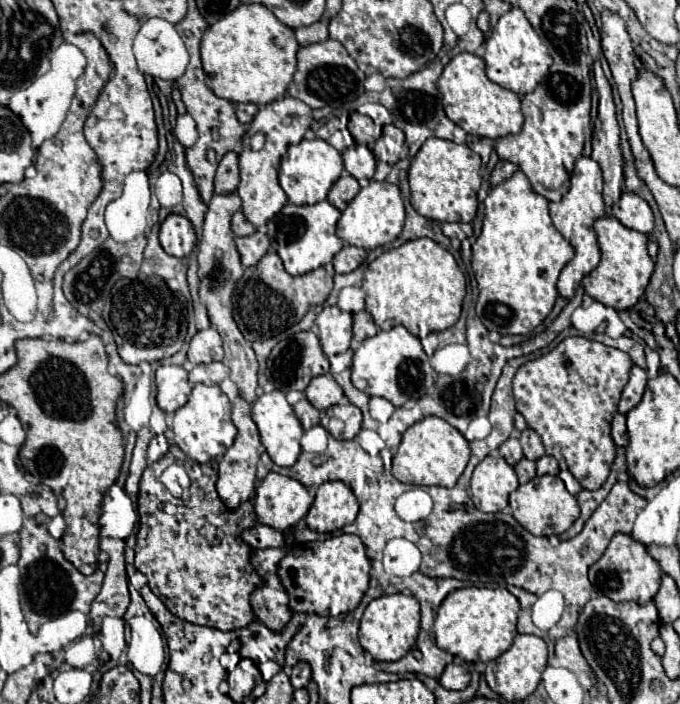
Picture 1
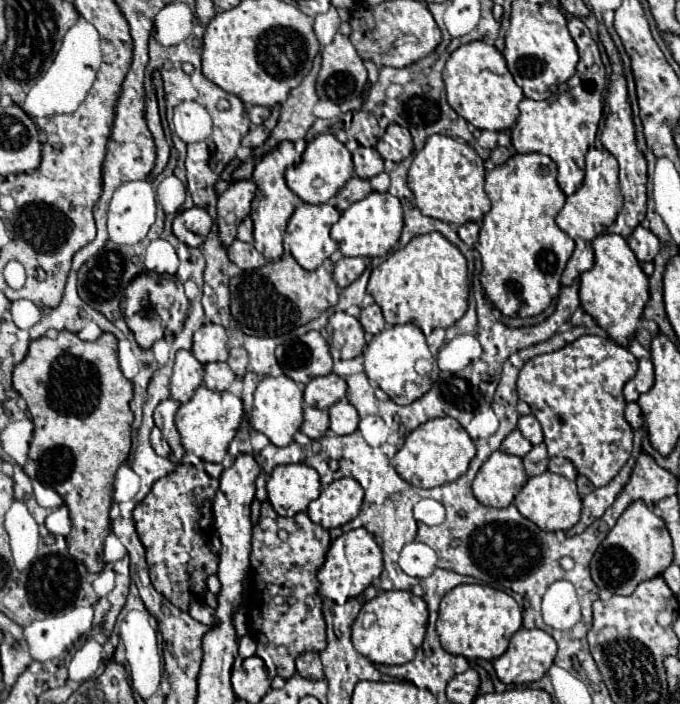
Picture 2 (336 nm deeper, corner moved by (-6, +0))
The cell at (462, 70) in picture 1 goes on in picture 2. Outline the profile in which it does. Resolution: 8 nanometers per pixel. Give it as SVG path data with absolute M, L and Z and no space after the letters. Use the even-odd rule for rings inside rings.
M472 41L458 47L446 61L442 77L450 107L476 129L504 131L516 125L520 115L518 103L524 99L524 93L512 79L512 73L506 69L506 61L496 47L486 45L484 41Z

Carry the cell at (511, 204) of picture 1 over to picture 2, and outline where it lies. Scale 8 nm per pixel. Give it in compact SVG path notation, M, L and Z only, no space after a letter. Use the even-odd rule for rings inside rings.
M516 153L504 165L486 173L486 195L492 201L492 209L484 215L480 239L476 243L482 259L480 283L484 295L506 317L540 315L560 291L560 275L574 253L574 241L554 221L566 201L566 195L556 183L556 165L542 153Z

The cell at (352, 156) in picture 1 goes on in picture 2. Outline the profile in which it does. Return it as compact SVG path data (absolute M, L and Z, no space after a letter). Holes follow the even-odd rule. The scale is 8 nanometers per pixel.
M358 147L356 151L352 151L352 159L354 159L354 171L360 179L370 179L384 171L384 159L372 147Z

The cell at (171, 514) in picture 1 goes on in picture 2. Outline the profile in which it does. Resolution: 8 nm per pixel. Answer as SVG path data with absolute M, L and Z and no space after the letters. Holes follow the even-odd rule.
M174 399L162 401L154 411L156 427L170 443L170 461L176 465L172 473L158 479L152 491L136 505L134 523L140 543L146 549L146 561L150 567L152 585L178 609L188 611L192 603L204 601L206 579L218 571L218 555L208 547L212 517L212 499L218 489L218 479L212 479L205 471L186 463L184 447L180 443L178 429L174 425L174 415L178 403Z

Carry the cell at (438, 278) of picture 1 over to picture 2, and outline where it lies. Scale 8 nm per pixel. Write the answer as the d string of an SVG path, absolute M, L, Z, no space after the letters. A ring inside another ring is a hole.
M440 233L418 235L406 247L392 253L382 265L378 265L372 271L370 281L368 281L368 293L374 297L374 303L382 309L386 323L396 325L396 323L416 321L416 325L422 329L422 333L430 335L432 329L436 329L436 327L446 329L446 327L454 325L456 321L460 321L462 315L466 313L468 293L470 293L468 265L466 265L464 255L458 251L458 247L452 245L444 235L440 235Z

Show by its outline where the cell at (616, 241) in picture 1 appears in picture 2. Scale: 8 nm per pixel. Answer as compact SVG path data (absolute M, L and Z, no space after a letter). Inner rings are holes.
M616 233L598 235L592 241L594 247L594 267L580 275L580 301L586 313L590 313L602 329L618 343L626 345L628 337L636 333L642 311L650 299L648 275L642 271L640 261L628 247L626 239Z

